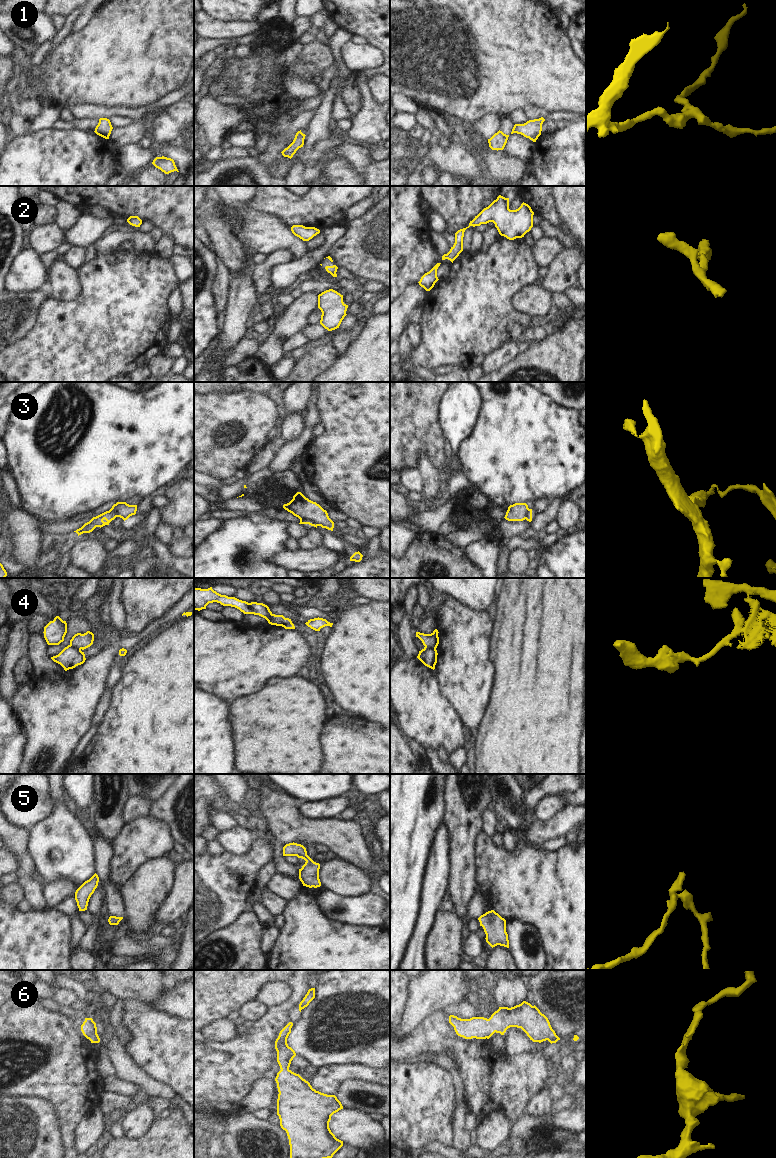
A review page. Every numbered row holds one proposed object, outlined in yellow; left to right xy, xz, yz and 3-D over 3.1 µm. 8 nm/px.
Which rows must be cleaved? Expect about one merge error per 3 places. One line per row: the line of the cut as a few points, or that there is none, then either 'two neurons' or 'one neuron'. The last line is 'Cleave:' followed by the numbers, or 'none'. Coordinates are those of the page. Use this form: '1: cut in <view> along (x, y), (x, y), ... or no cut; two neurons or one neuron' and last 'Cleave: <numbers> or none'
1: no cut; one neuron
2: no cut; one neuron
3: cut in xz along (300, 518), (311, 520), (317, 525); two neurons
4: cut in xy along (70, 644), (80, 650); two neurons
5: no cut; one neuron
6: no cut; one neuron
Cleave: 3, 4

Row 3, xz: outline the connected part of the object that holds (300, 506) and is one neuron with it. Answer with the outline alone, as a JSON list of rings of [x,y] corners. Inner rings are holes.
[[[297,492],[289,503],[283,505],[283,508],[299,519],[311,520],[317,526],[333,531],[334,522],[329,518],[327,511],[301,492]]]

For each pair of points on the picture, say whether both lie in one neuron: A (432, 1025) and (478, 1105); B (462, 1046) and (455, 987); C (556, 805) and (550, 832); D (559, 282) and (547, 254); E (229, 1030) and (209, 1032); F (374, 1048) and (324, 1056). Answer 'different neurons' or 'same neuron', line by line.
A: same neuron
B: different neurons
C: different neurons
D: different neurons
E: same neuron
F: same neuron

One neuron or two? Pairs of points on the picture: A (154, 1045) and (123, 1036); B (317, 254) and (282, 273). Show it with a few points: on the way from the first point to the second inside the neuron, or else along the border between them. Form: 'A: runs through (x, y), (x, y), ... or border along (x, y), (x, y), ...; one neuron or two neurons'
A: border along (123, 1016), (122, 1023), (131, 1032), (125, 1048); two neurons
B: runs through (308, 261), (291, 270); one neuron

